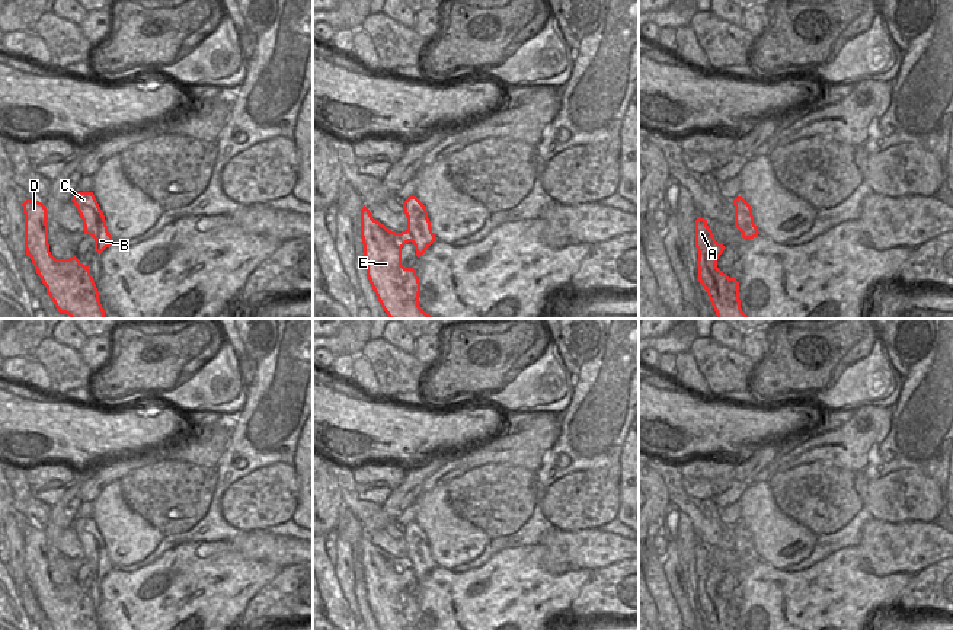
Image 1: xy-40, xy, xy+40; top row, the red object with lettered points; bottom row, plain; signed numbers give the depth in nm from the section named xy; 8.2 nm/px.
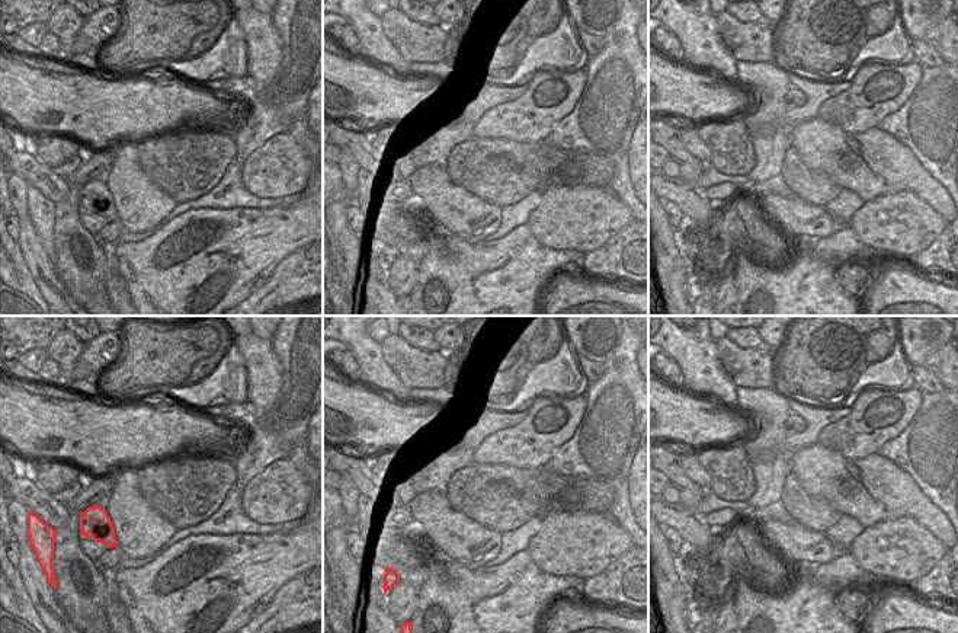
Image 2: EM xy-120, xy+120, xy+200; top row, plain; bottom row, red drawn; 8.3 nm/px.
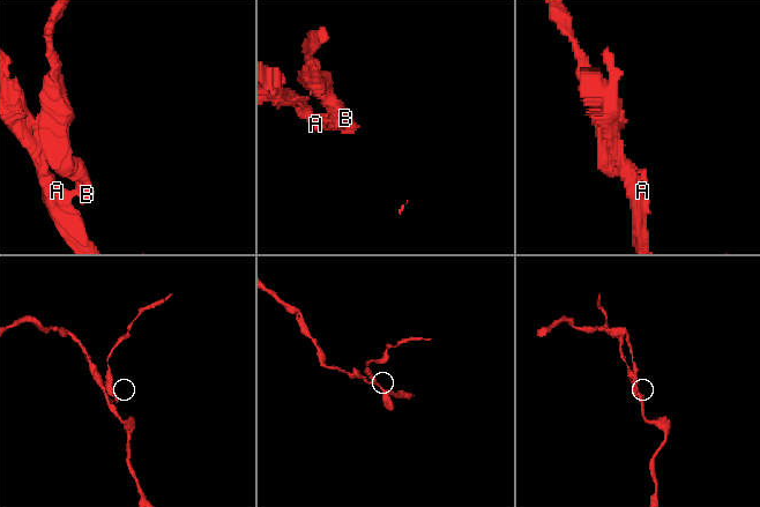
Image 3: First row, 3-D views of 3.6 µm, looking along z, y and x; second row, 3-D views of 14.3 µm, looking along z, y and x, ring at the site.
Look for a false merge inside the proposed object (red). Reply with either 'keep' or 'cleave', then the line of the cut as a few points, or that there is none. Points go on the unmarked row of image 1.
cleave; cut in xy along (408, 555), (412, 568)

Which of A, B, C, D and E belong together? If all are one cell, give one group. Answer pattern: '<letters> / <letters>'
A D E / B C

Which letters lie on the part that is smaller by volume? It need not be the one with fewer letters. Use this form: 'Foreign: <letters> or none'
Foreign: B, C

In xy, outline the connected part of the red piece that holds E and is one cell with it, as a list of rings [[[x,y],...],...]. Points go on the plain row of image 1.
[[[364,531],[361,563],[367,602],[380,630],[419,630],[420,608],[416,595],[402,591],[402,573],[413,567],[409,556],[396,559],[374,546]]]

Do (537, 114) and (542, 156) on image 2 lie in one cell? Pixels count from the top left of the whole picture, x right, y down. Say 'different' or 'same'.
different

